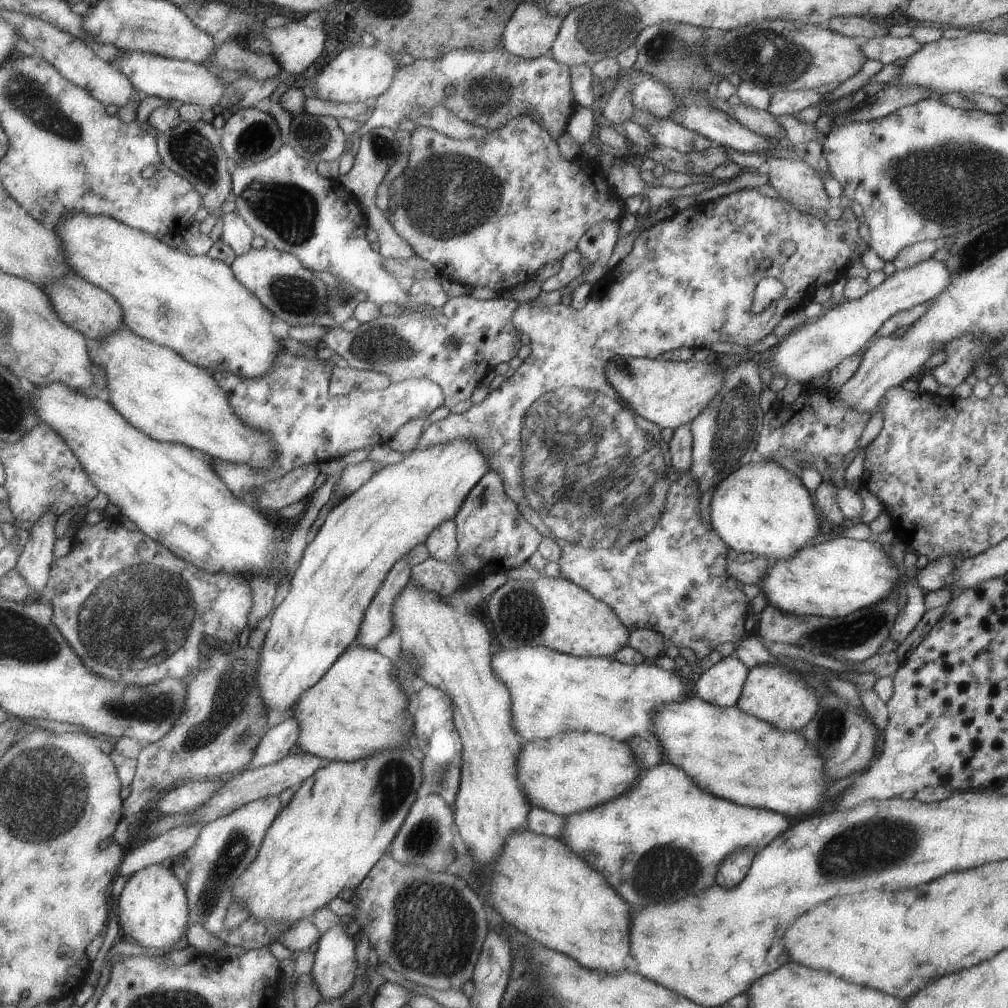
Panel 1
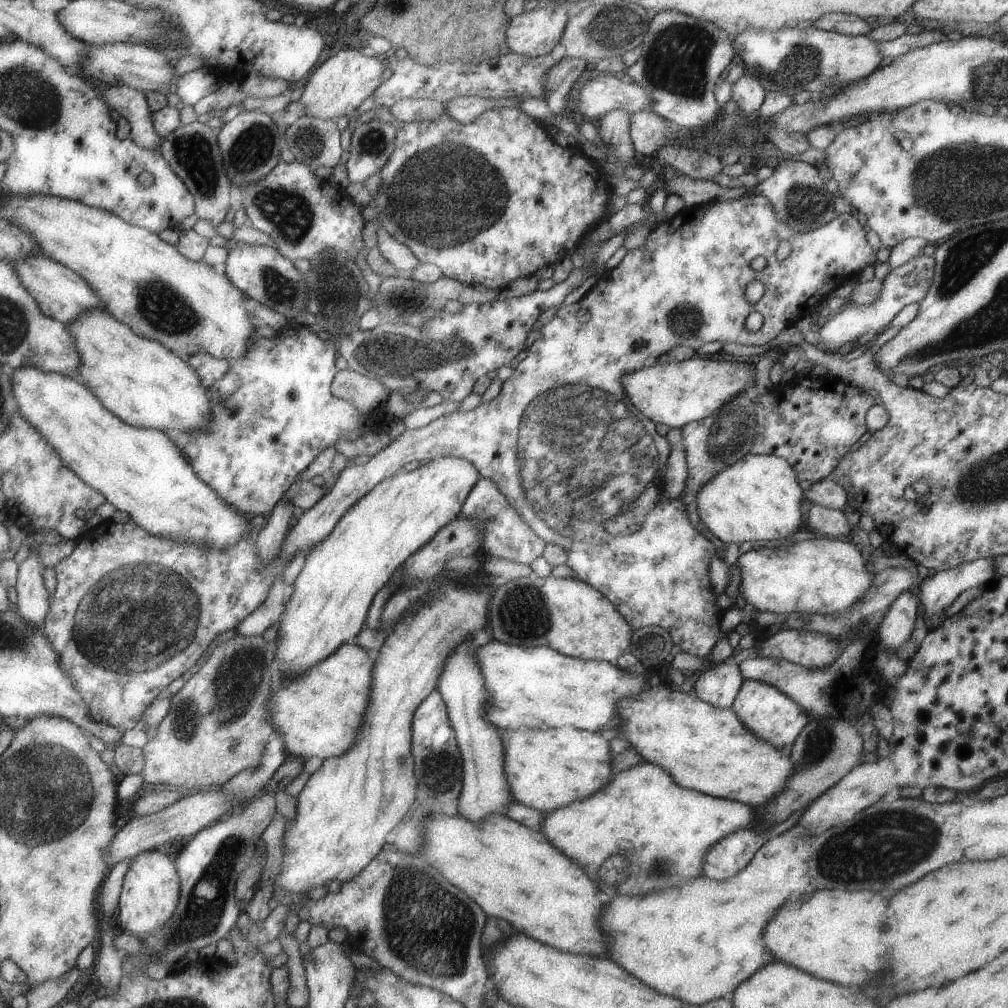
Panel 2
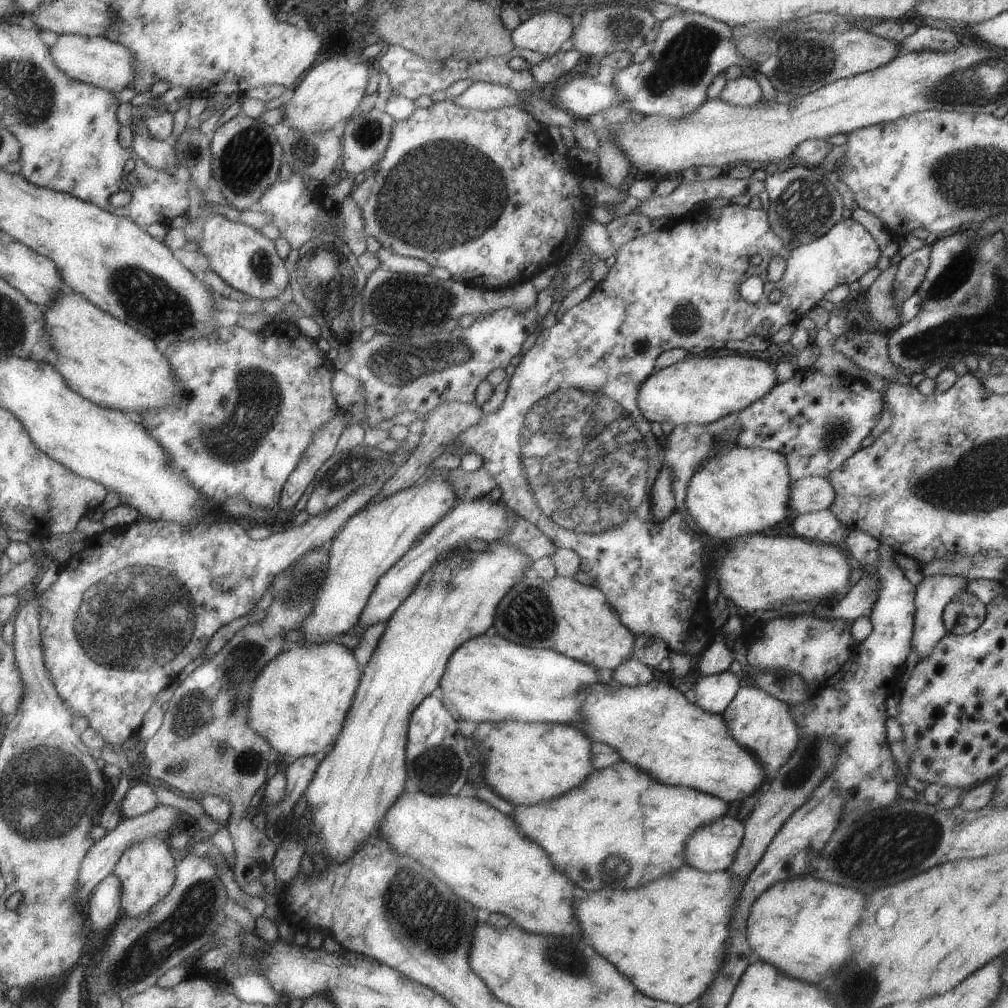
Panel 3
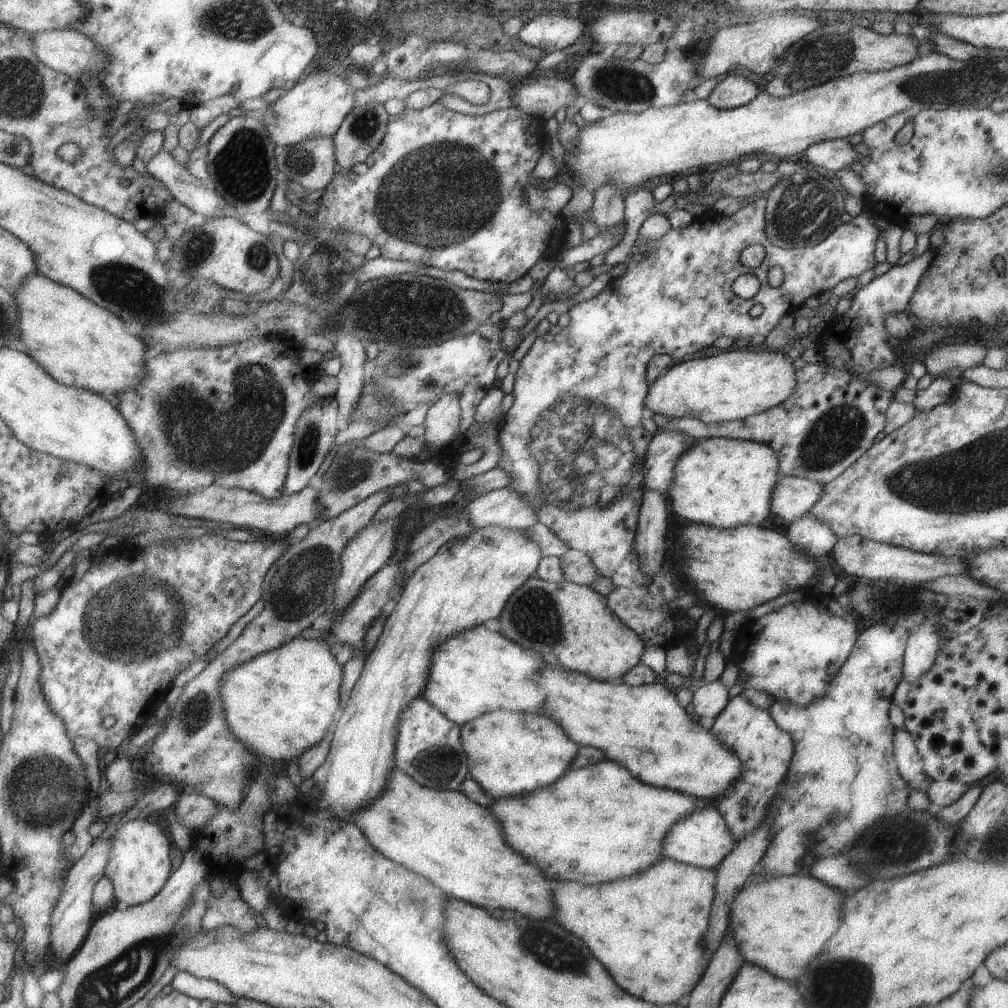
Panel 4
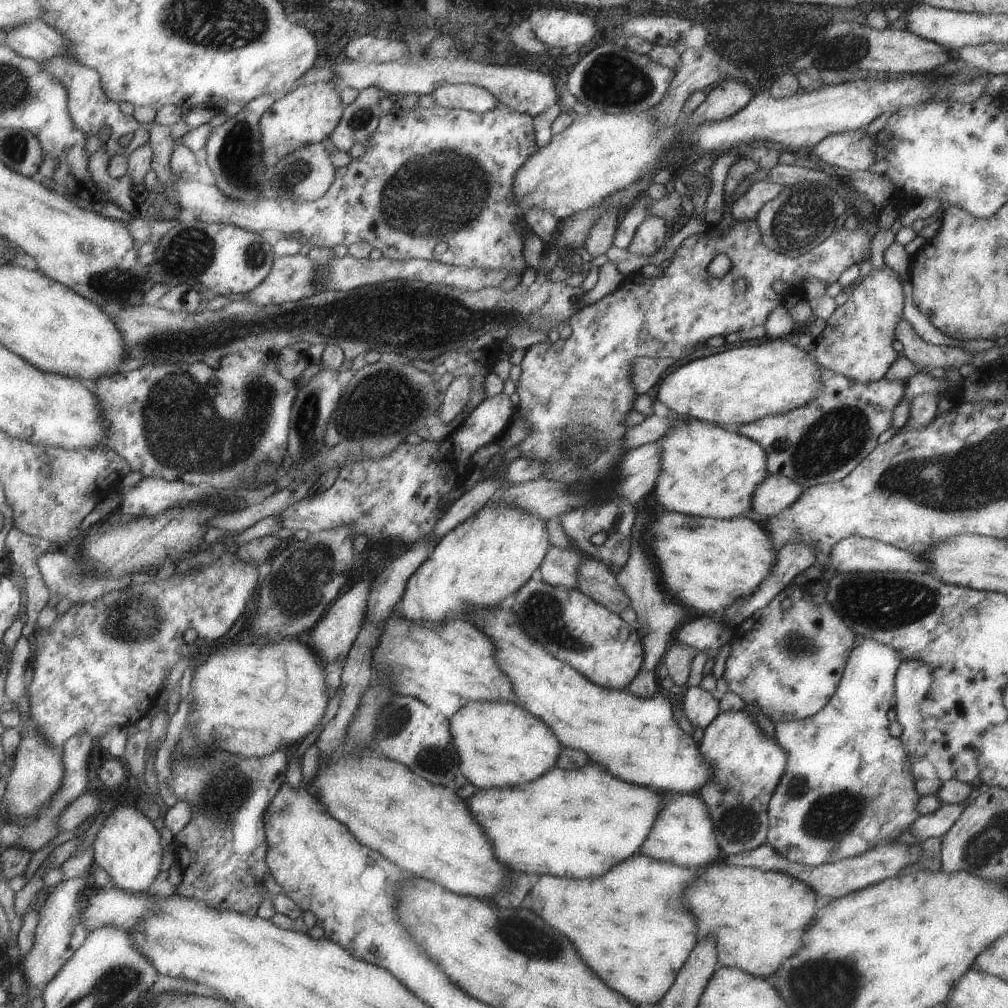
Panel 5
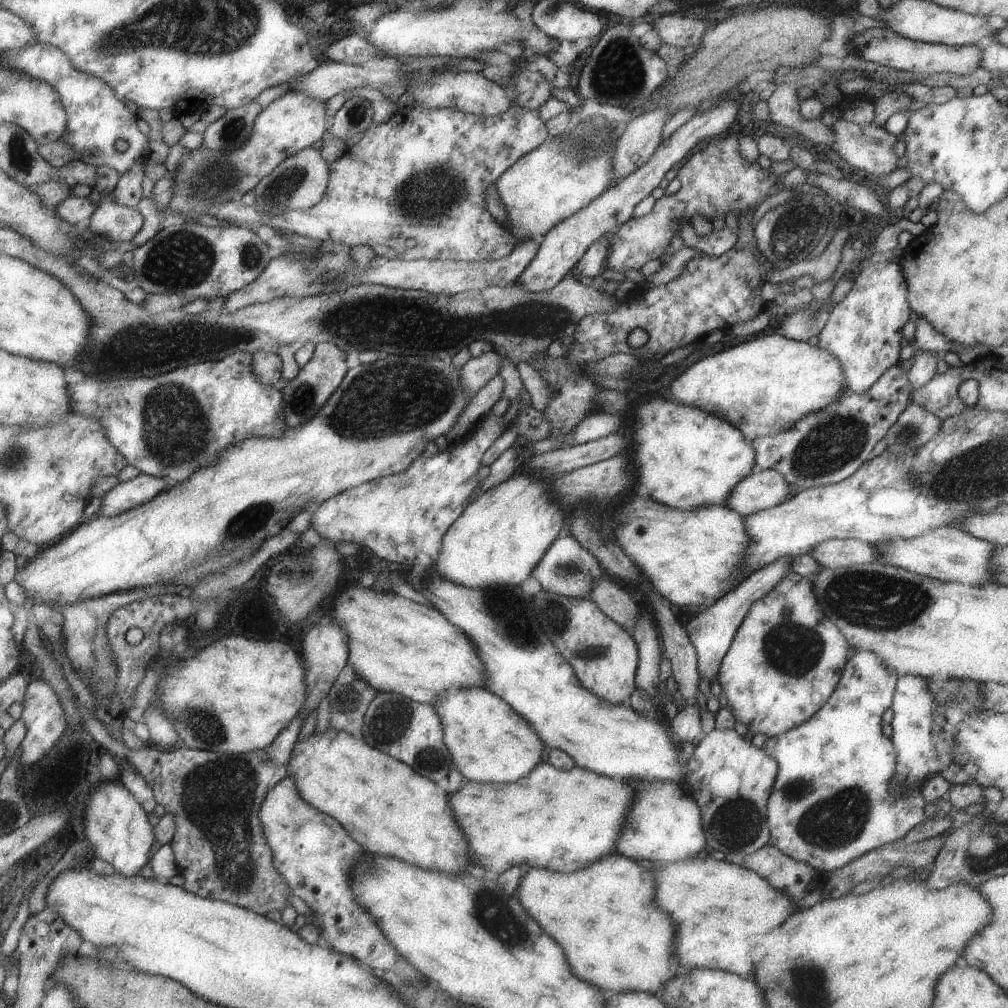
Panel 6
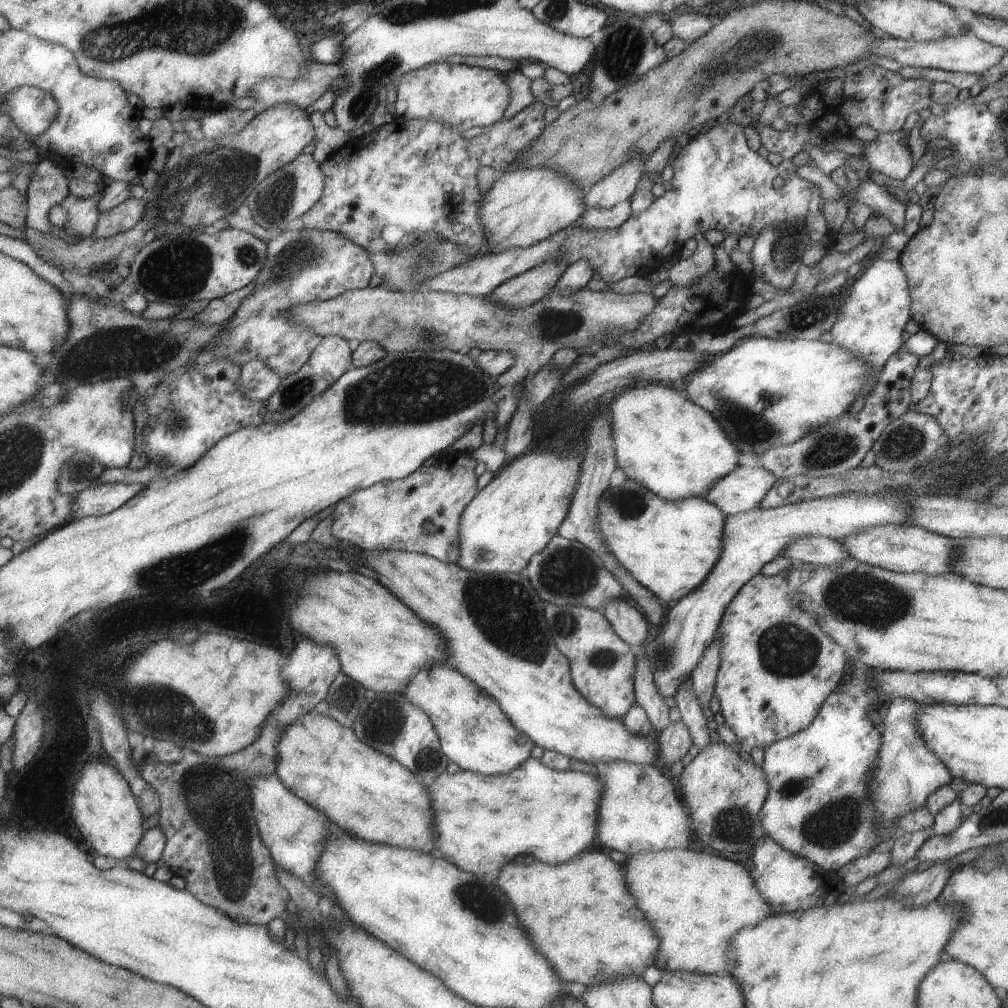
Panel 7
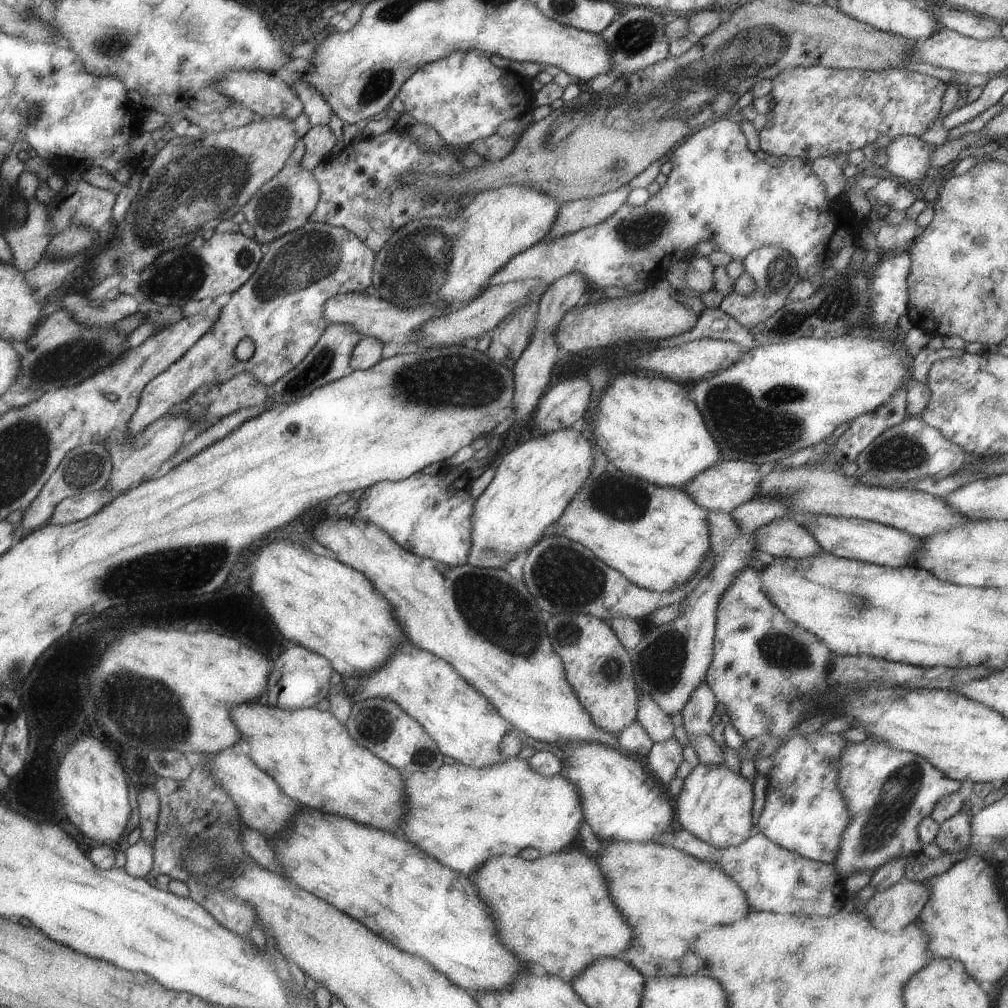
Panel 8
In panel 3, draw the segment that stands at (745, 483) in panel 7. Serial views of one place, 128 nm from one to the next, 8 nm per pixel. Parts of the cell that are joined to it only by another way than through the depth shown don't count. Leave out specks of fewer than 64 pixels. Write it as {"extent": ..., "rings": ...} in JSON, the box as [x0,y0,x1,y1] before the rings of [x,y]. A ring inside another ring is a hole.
{"extent":[788,477,834,517],"rings":[[[803,477],[790,482],[788,508],[792,517],[827,509],[834,497],[827,478]]]}

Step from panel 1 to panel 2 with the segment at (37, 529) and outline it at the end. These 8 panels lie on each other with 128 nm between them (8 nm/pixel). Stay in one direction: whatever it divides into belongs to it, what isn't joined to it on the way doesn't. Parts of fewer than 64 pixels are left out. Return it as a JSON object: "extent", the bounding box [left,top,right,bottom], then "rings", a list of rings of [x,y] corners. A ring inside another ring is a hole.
{"extent":[17,555,50,627],"rings":[[[32,555],[18,572],[17,612],[28,625],[43,627],[50,613],[50,592],[43,576],[43,563]]]}

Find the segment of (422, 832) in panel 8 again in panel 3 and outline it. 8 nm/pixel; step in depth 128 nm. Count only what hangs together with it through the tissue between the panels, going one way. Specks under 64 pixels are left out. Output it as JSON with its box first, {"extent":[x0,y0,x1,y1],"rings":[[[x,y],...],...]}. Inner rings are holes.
{"extent":[512,762,727,891],"rings":[[[615,762],[609,768],[595,770],[591,778],[587,778],[582,785],[575,786],[575,790],[568,790],[561,798],[555,797],[551,802],[536,805],[515,807],[512,814],[519,830],[547,850],[554,865],[568,875],[581,889],[594,891],[603,888],[603,862],[609,856],[617,856],[627,862],[629,872],[619,877],[621,888],[637,888],[643,886],[653,878],[675,870],[684,865],[684,842],[694,830],[722,817],[727,812],[724,800],[687,787],[669,786],[654,779],[654,776],[642,770],[633,768],[627,762]]]}

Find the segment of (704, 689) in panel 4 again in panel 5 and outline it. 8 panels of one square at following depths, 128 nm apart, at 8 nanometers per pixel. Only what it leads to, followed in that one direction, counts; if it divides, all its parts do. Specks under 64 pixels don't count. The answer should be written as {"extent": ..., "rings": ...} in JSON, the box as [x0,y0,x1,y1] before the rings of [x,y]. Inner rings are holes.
{"extent":[680,687,718,728],"rings":[[[689,687],[680,697],[680,708],[689,724],[705,728],[718,715],[718,701],[701,687]]]}

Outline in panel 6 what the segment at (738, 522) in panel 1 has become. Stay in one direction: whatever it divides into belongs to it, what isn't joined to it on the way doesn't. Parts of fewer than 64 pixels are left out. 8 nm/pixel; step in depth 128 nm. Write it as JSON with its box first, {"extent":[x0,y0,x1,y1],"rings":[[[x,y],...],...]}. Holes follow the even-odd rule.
{"extent":[630,393,754,509],"rings":[[[652,393],[637,402],[635,422],[631,426],[630,446],[636,483],[634,492],[651,497],[657,502],[676,509],[694,509],[700,506],[724,505],[731,487],[754,468],[754,450],[742,434],[727,421],[714,414],[682,405],[671,397]]]}

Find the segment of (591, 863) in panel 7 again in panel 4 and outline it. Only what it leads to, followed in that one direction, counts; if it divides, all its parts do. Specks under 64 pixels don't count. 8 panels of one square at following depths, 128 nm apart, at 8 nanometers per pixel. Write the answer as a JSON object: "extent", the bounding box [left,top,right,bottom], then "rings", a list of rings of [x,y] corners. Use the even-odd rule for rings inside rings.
{"extent":[554,857,715,1005],"rings":[[[663,857],[650,868],[630,876],[599,886],[557,882],[554,892],[554,904],[558,907],[555,921],[573,934],[579,934],[579,938],[591,946],[591,954],[595,954],[595,958],[599,958],[599,962],[615,974],[615,982],[619,982],[627,994],[635,994],[635,998],[643,998],[652,1005],[675,1004],[689,994],[707,966],[702,955],[702,943],[714,897],[715,870]]]}

